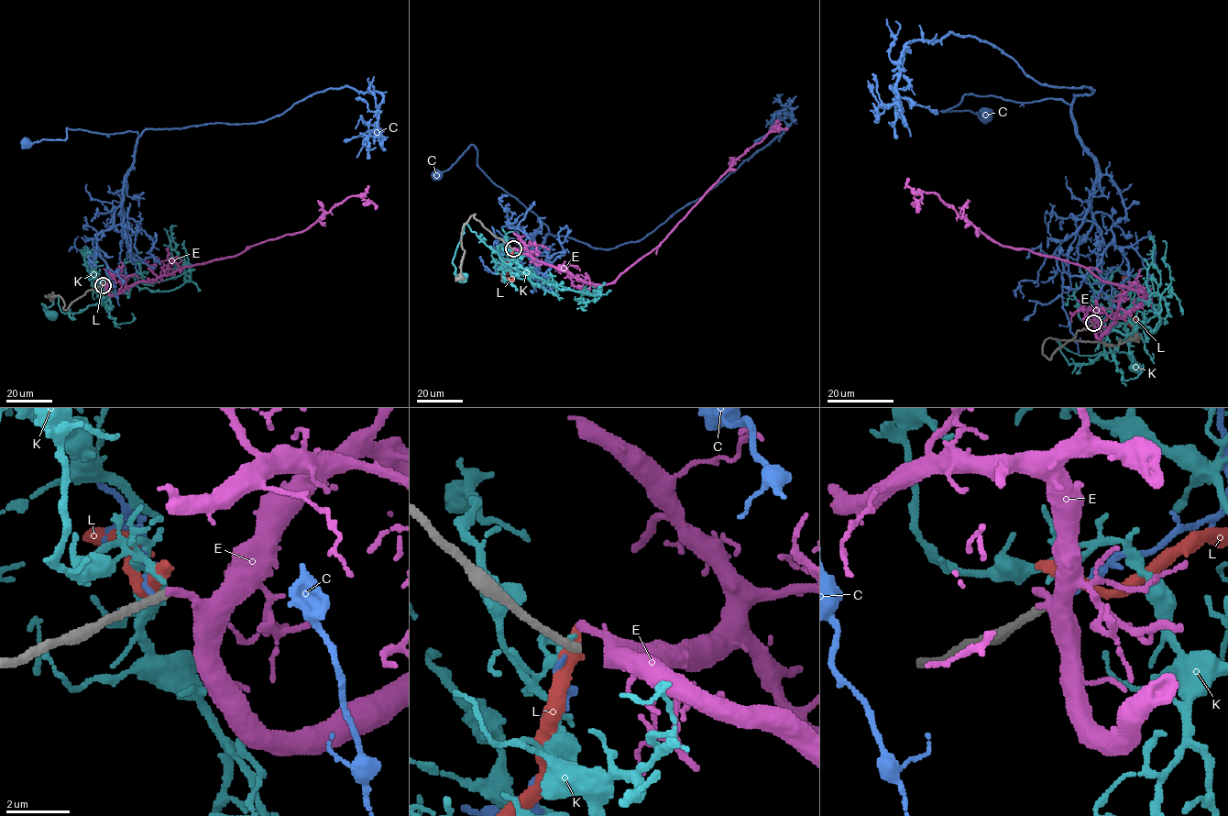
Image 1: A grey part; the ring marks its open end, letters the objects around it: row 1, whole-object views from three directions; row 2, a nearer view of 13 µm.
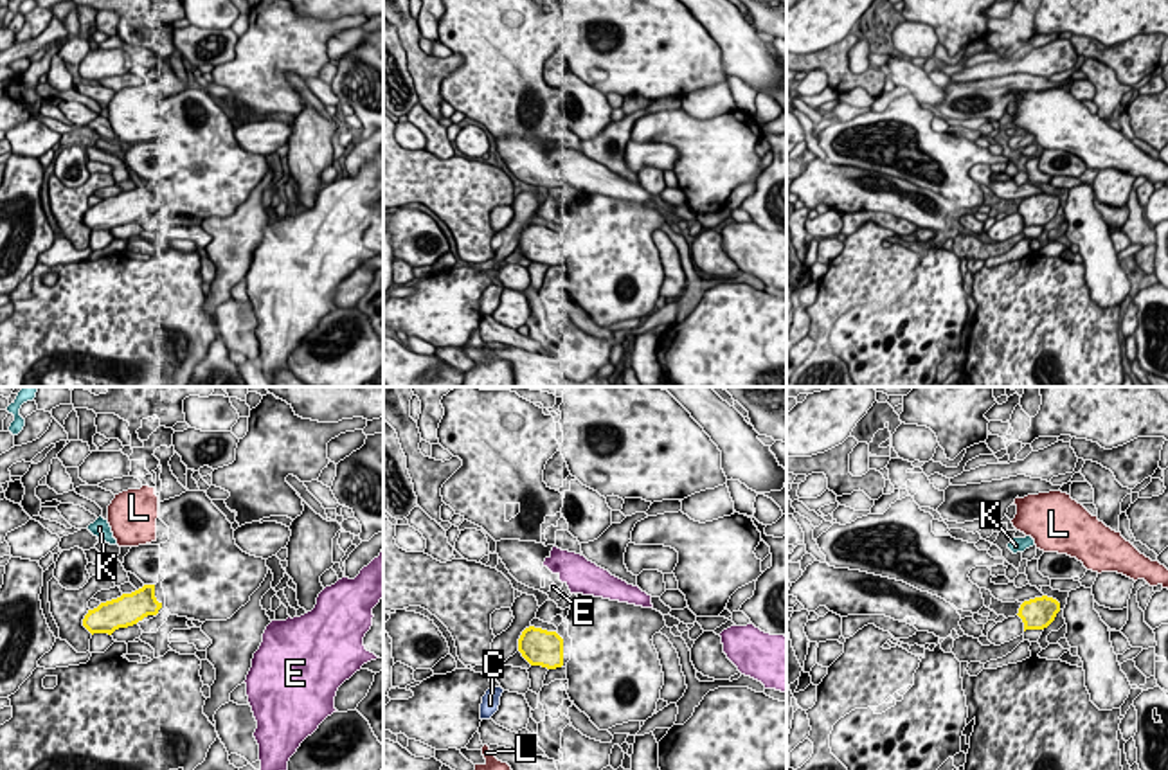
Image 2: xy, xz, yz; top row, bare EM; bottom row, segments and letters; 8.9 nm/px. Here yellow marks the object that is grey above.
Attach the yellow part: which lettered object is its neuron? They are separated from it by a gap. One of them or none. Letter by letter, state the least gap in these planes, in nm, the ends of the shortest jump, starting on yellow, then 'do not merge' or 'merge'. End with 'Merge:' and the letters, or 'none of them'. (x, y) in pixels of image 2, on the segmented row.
C: 340 nm | xz (528, 661), (501, 688) | do not merge
E: 360 nm | xz (540, 628), (551, 589) | do not merge
K: 440 nm | yz (1035, 598), (1023, 551) | do not merge
L: 360 nm | xy (144, 585), (137, 546) | do not merge
Merge: none of them

